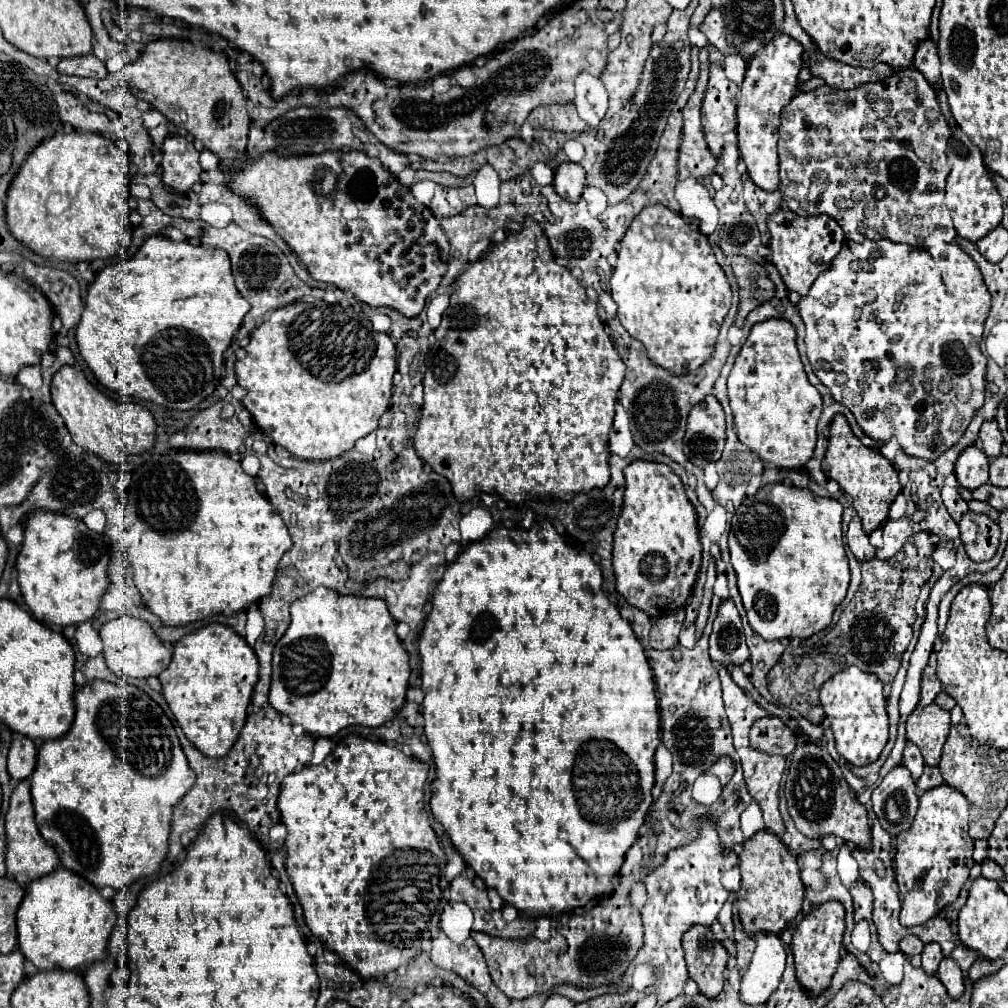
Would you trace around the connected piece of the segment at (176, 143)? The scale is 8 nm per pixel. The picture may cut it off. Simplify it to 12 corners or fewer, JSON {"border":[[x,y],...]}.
{"border":[[167,136],[163,184],[185,194],[199,182],[199,150]]}

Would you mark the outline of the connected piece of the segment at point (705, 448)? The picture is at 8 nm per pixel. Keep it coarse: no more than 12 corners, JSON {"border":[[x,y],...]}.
{"border":[[705,396],[687,418],[683,450],[703,468],[721,458],[725,414]]}

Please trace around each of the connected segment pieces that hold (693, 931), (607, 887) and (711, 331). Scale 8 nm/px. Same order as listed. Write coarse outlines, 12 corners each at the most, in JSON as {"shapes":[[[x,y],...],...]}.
{"shapes":[[[711,928],[683,934],[689,976],[707,998],[723,990],[727,950]],[[549,518],[419,634],[431,812],[531,916],[611,894],[653,672]],[[643,208],[617,318],[669,372],[713,352],[731,288],[679,212]]]}

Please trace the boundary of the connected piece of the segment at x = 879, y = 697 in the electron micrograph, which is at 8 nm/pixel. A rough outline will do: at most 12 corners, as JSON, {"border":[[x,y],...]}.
{"border":[[857,666],[821,688],[835,748],[849,764],[889,738],[883,684]]}

